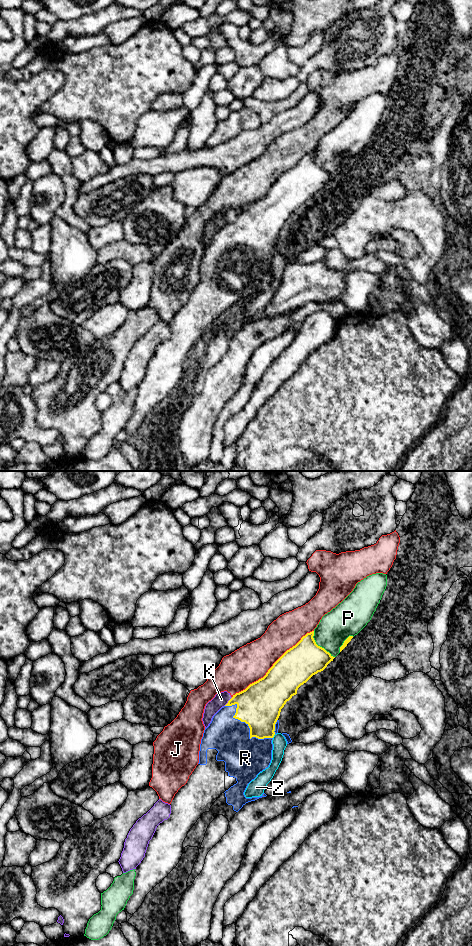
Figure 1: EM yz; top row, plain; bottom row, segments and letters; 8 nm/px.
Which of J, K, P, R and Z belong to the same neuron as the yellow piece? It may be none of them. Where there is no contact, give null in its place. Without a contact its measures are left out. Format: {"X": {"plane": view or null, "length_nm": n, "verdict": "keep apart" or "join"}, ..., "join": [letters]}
{"J": {"plane": "yz", "length_nm": 850, "verdict": "keep apart"}, "K": {"plane": "yz", "length_nm": 100, "verdict": "keep apart"}, "P": {"plane": "yz", "length_nm": 280, "verdict": "keep apart"}, "R": {"plane": "yz", "length_nm": 460, "verdict": "join"}, "Z": {"plane": "yz", "length_nm": 40, "verdict": "keep apart"}, "join": ["R"]}

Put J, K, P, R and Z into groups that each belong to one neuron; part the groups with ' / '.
J / K / P / R / Z

